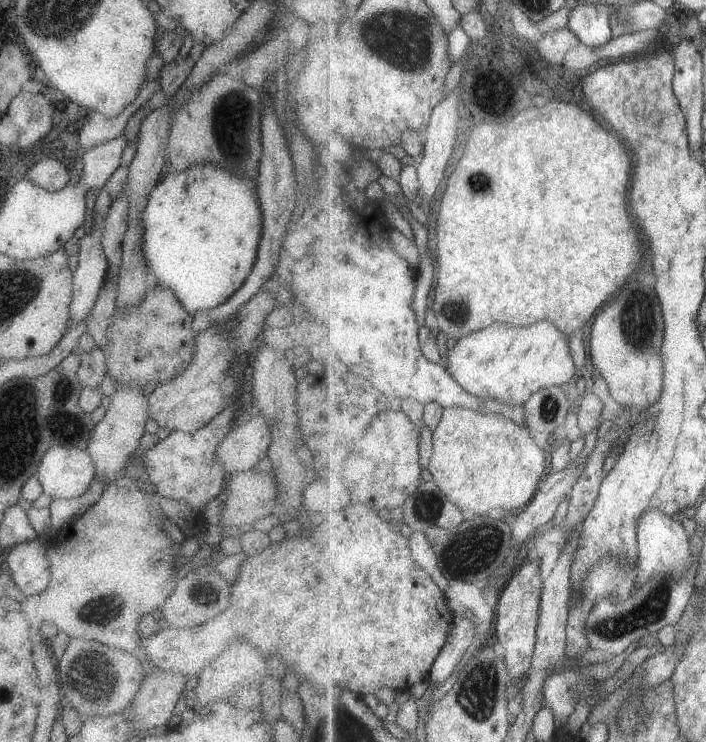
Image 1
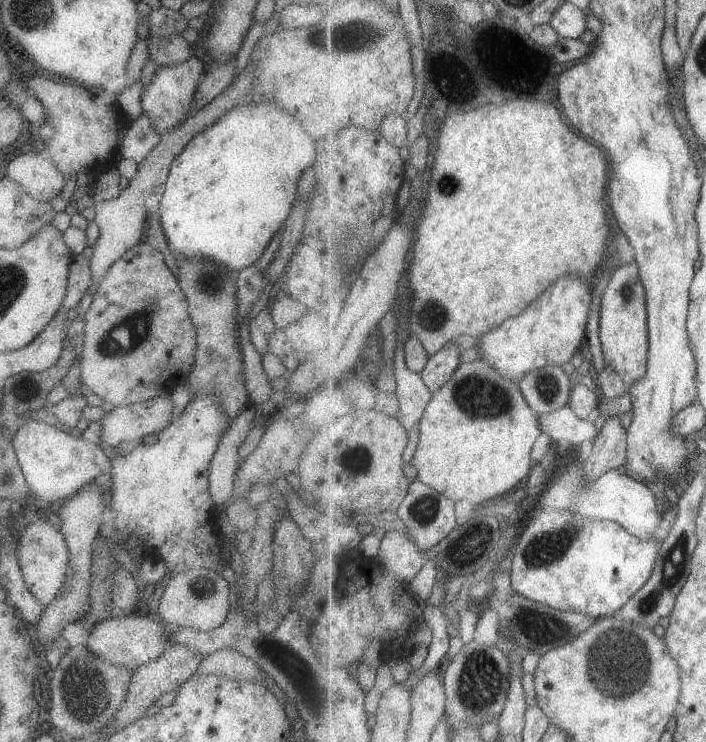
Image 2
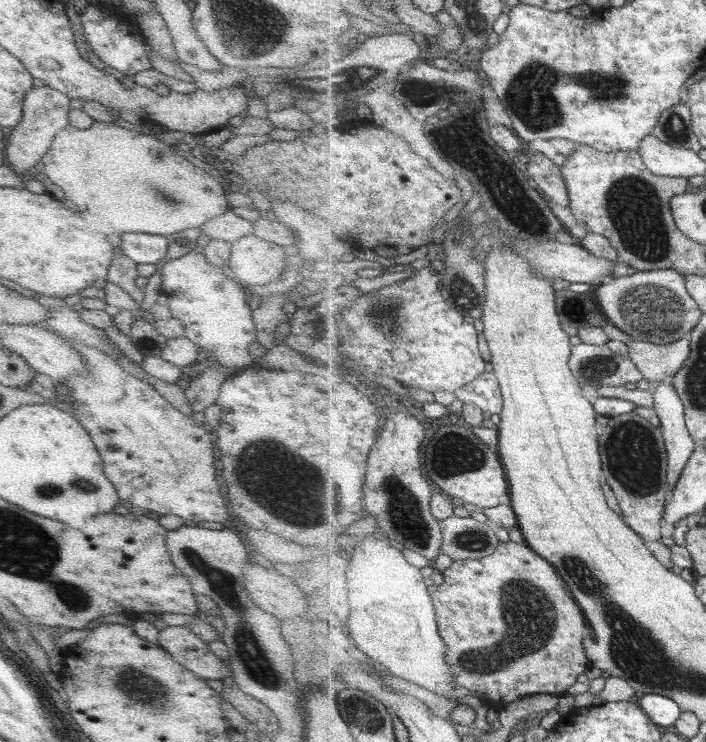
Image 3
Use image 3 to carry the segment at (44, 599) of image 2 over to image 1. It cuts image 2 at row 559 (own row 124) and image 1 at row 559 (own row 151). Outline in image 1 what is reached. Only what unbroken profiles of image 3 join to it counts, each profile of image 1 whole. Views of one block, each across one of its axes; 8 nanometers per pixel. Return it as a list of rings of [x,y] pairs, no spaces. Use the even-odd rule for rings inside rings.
[[[39,539],[21,542],[4,551],[11,582],[25,597],[39,594],[49,584],[50,574],[45,550]]]

